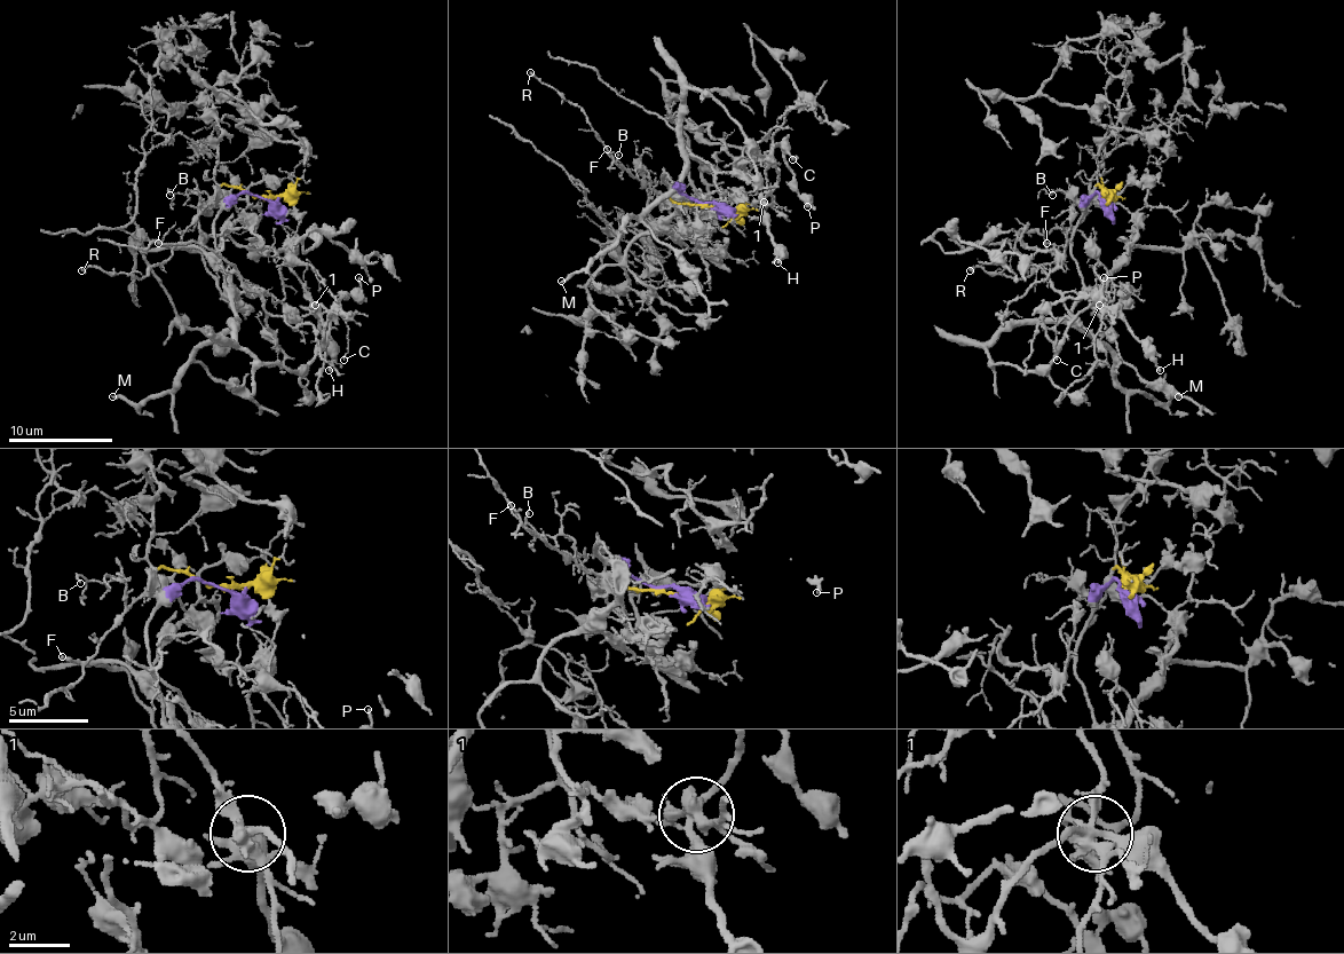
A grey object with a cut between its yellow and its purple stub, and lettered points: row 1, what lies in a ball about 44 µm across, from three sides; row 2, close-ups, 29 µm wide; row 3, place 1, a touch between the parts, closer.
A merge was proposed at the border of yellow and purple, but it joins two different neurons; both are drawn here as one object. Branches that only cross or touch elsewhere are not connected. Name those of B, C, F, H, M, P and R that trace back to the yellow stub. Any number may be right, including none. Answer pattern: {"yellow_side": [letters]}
{"yellow_side": ["B", "F", "R"]}

